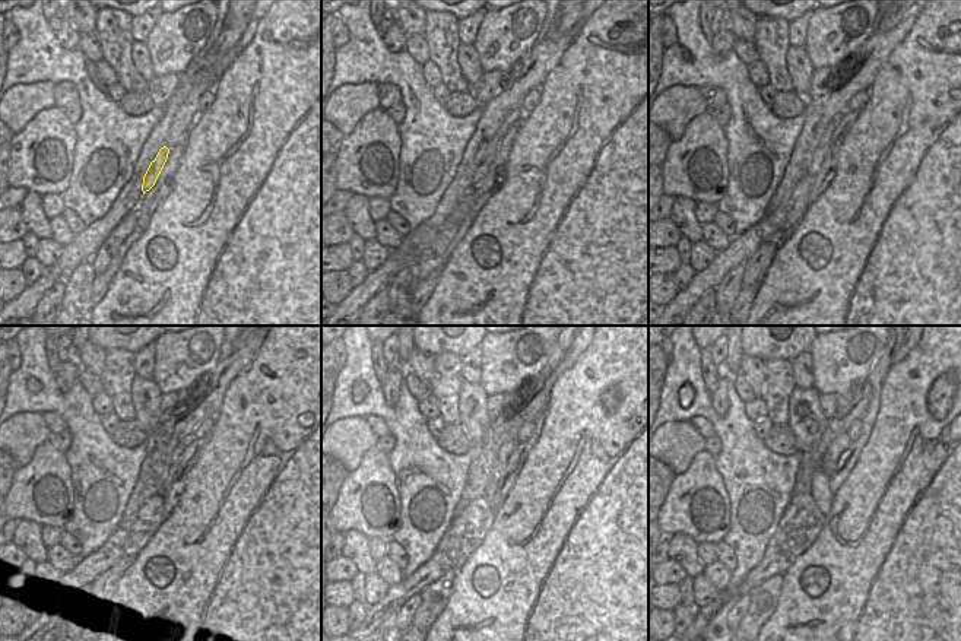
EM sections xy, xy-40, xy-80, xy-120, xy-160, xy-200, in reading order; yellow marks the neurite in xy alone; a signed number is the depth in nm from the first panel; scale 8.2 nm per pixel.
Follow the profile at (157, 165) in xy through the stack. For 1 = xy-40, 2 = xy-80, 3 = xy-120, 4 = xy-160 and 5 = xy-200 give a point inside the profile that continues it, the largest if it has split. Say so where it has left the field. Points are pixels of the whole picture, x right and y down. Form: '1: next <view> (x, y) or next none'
1: next xy-40 (482, 168)
2: next xy-80 (820, 154)
3: next xy-120 (178, 450)
4: next xy-160 (506, 450)
5: next xy-200 (839, 444)

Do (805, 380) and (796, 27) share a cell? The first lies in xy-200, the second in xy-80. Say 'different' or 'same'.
same

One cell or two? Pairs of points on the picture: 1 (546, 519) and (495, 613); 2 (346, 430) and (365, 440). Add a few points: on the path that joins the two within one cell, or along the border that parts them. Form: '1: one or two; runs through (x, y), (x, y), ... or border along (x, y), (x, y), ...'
1: one; runs through (557, 546), (558, 565), (523, 597)
2: one; runs through (351, 434), (361, 438)

